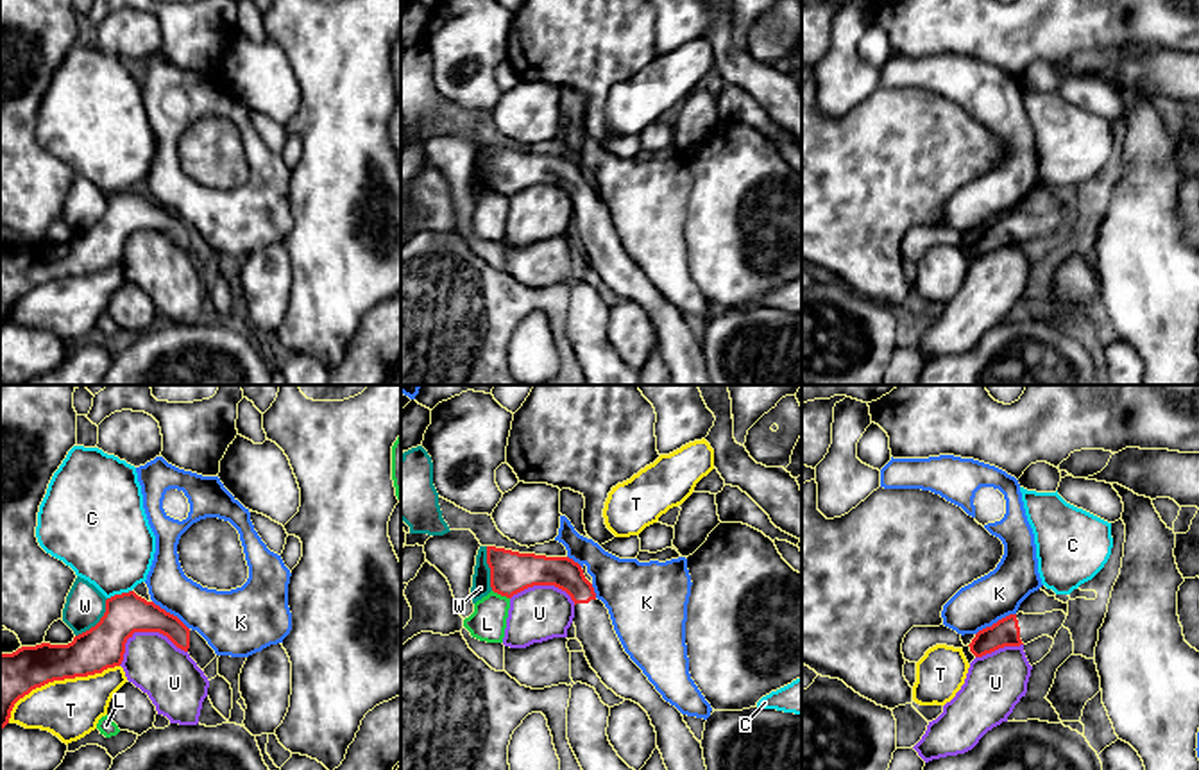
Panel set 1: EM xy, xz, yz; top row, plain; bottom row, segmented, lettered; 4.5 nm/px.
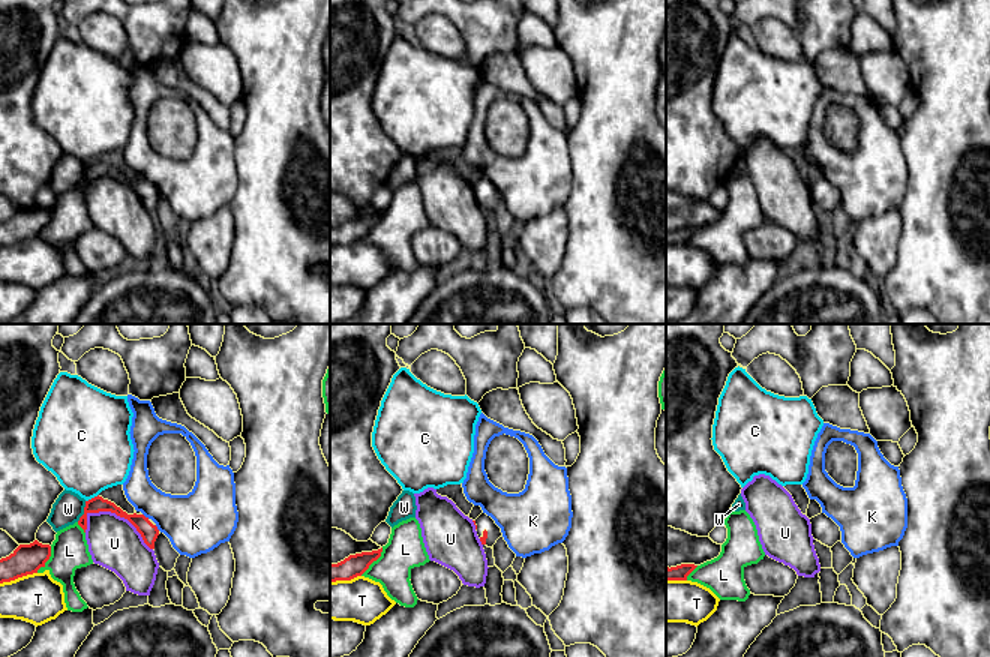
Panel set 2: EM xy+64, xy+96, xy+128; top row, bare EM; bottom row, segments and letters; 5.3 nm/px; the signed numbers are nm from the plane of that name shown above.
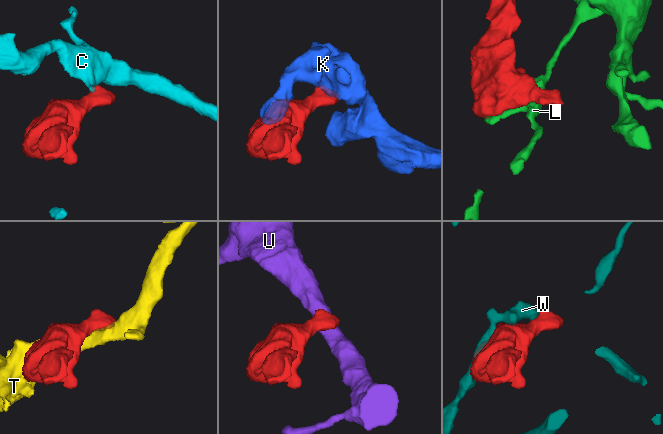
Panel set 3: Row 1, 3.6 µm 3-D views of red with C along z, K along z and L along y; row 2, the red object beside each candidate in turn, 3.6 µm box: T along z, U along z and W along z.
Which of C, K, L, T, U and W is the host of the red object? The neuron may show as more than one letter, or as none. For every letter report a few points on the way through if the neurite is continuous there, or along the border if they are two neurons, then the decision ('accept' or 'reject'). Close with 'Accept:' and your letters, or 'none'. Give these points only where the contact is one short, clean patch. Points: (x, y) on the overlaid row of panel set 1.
C: along xy (131, 590), (108, 598) | reject
K: along yz (1015, 613), (999, 618), (976, 634) | reject
L: reject
T: reject
U: along xy (187, 652), (158, 633), (135, 633), (119, 665) | reject
W: reject
Accept: none

